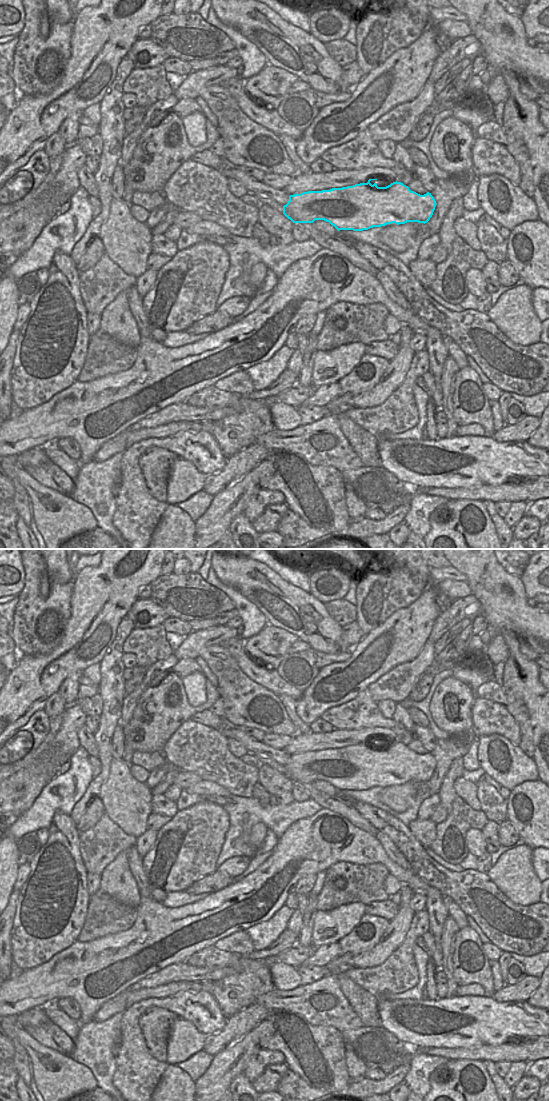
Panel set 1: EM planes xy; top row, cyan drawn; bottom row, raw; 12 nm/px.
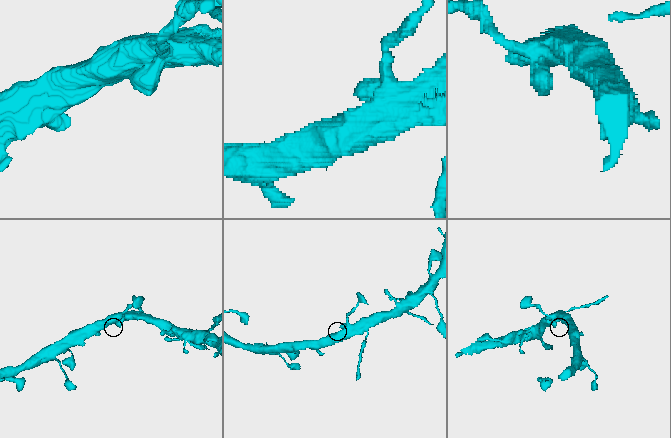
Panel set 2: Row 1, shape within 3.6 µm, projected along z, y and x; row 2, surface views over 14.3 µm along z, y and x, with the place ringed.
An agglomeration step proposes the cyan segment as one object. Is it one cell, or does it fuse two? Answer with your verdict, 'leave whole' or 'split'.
split

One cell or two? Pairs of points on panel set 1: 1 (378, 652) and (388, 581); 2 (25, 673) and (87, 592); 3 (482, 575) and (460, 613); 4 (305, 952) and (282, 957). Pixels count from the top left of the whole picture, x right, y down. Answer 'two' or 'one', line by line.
1: two
2: one
3: two
4: one

